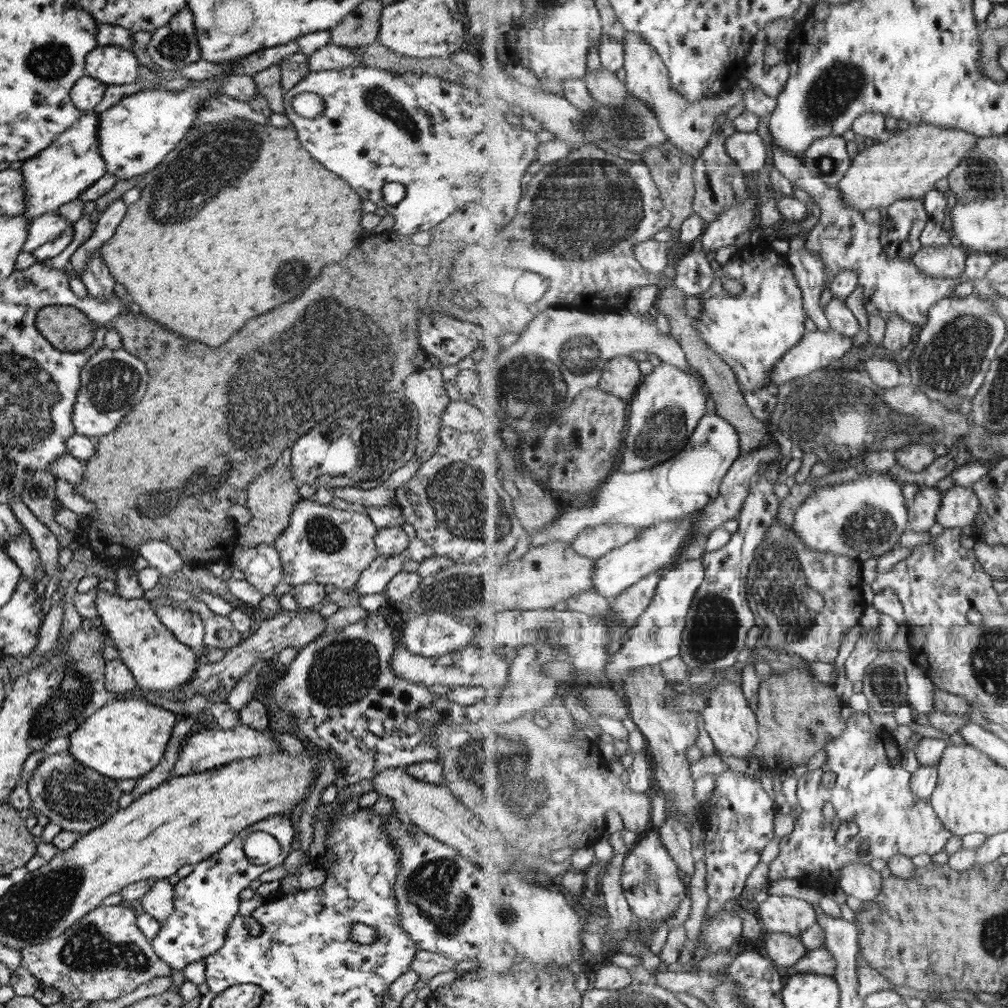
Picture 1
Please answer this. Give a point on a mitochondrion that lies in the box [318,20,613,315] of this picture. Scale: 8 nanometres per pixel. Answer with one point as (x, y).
(381, 101)

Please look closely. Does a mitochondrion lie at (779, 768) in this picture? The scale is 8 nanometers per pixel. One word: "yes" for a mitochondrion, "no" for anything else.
no

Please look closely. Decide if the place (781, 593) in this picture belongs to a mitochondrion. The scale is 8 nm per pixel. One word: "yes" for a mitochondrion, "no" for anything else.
yes

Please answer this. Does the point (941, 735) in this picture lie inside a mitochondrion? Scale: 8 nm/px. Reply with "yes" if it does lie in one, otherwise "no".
no

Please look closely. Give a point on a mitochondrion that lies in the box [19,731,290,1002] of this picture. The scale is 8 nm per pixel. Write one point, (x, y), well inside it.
(87, 948)

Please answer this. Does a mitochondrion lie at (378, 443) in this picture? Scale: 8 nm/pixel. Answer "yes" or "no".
yes

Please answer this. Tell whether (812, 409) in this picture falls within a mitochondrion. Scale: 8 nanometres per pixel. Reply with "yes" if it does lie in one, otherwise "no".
yes

